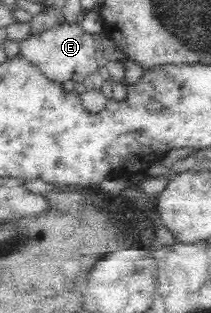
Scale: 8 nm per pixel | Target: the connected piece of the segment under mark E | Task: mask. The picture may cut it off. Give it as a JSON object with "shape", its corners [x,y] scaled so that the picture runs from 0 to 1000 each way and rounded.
{"shape":[[[303,67],[261,73],[223,96],[194,99],[175,115],[137,115],[128,128],[90,134],[95,169],[137,198],[152,198],[213,243],[299,268],[318,256],[389,262],[422,236],[450,230],[474,211],[460,204],[460,134],[450,112],[403,99],[384,73]]]}

